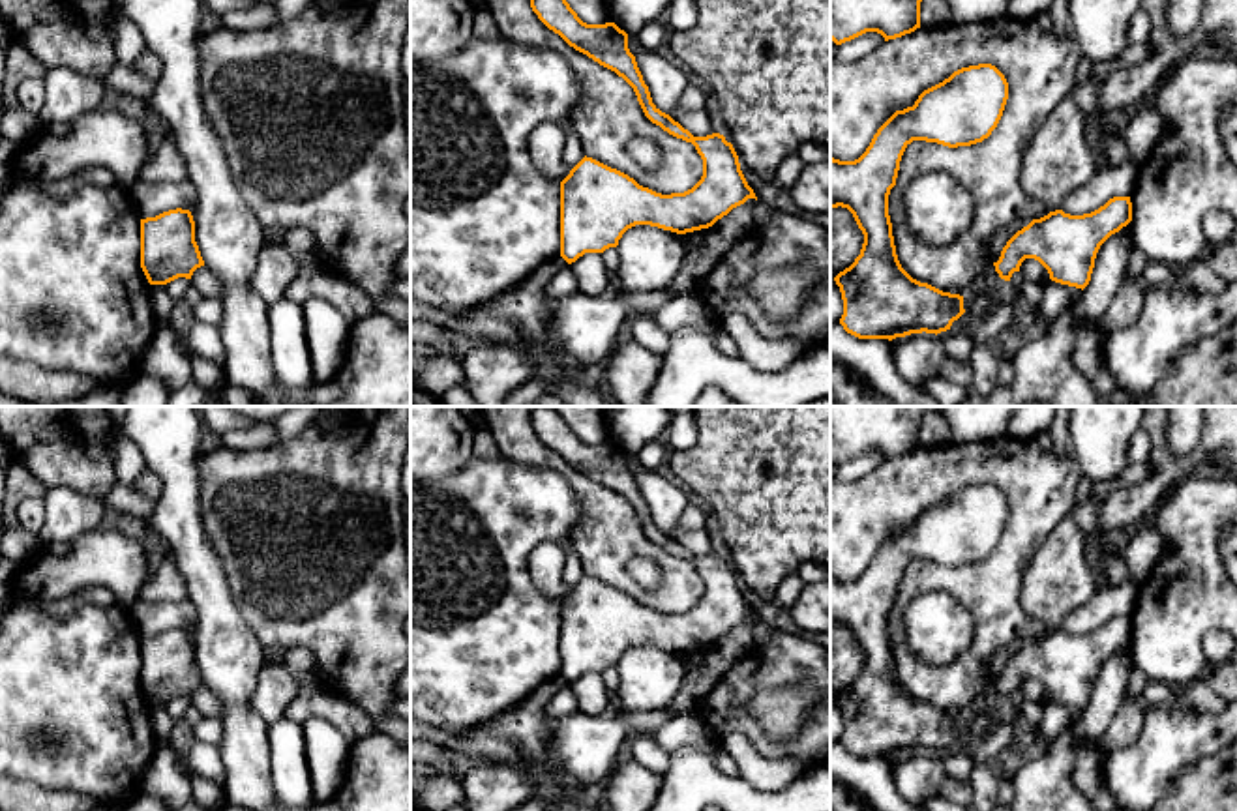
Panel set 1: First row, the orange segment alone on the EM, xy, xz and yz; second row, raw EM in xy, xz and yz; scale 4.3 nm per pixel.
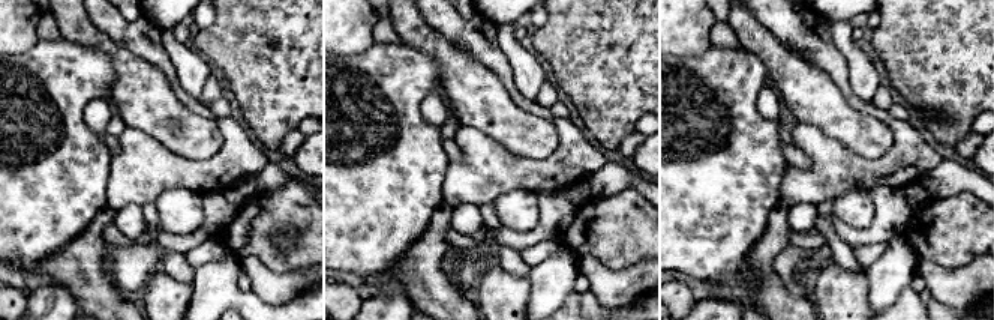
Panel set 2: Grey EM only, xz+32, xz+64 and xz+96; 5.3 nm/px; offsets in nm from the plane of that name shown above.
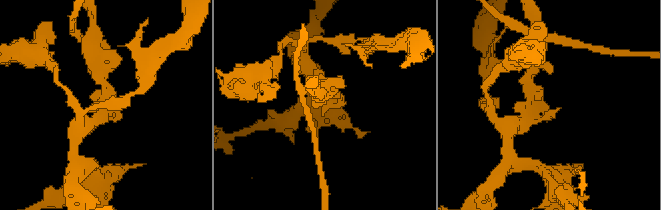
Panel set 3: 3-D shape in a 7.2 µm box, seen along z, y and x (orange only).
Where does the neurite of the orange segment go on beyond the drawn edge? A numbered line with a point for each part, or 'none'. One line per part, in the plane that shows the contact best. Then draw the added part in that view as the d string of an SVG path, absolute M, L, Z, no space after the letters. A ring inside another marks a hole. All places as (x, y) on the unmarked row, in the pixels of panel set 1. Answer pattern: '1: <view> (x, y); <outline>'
none

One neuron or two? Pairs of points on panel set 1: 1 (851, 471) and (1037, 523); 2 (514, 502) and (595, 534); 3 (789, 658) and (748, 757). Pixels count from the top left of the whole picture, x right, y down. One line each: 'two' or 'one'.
1: two
2: two
3: two

